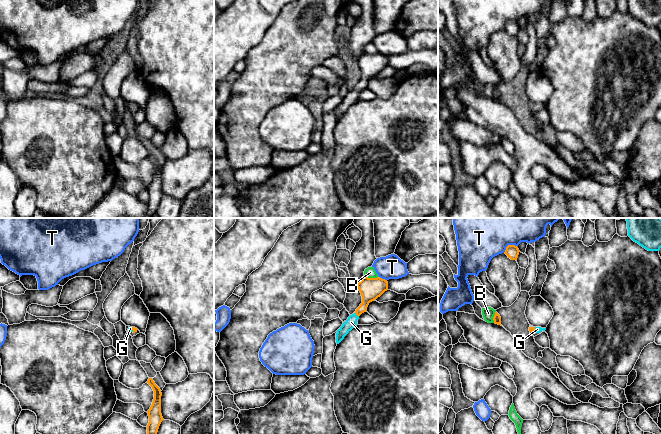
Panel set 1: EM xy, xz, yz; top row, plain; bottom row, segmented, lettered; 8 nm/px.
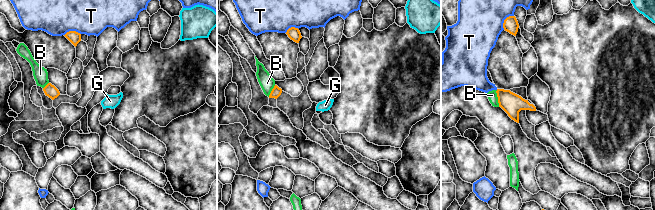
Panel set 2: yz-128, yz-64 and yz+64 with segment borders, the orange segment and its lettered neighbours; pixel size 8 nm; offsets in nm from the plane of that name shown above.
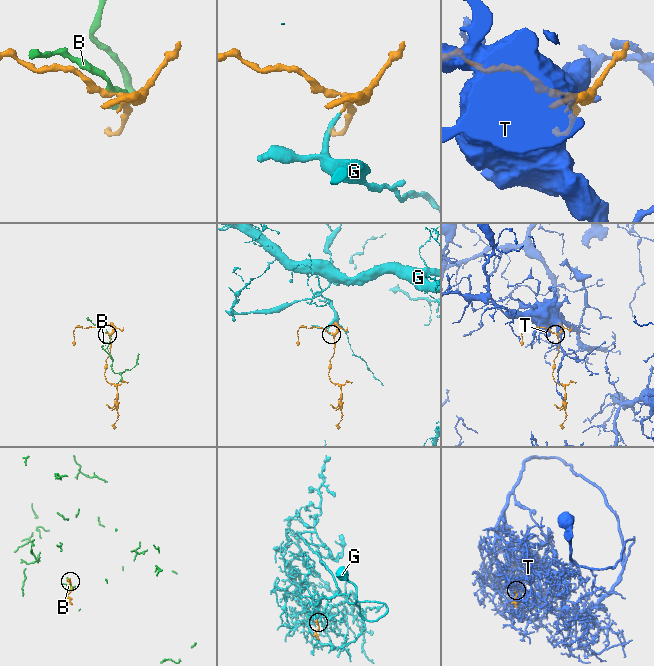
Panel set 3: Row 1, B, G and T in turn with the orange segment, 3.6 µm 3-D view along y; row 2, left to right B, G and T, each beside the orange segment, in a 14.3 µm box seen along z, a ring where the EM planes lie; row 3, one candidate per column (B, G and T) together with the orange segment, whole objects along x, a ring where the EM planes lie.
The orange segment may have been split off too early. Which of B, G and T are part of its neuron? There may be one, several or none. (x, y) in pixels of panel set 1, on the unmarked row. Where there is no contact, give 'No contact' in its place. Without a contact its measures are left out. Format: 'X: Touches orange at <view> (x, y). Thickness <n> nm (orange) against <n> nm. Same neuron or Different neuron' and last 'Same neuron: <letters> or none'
B: Touches orange at xz (371, 54). Thickness 180 nm (orange) against 90 nm. Different neuron
G: Touches orange at xz (356, 90). Thickness 180 nm (orange) against 90 nm. Same neuron
T: Touches orange at yz (509, 21). Thickness 110 nm (orange) against 320 nm. Different neuron
Same neuron: G

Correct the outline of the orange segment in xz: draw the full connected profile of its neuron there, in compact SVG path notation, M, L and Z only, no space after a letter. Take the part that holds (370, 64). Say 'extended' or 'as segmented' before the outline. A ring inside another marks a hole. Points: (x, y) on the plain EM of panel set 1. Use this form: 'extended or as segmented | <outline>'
extended | M363 53L357 60L357 63L362 72L362 79L356 85L355 89L350 91L348 95L342 100L336 109L336 119L339 120L344 113L357 102L357 96L359 92L367 87L367 83L370 78L376 76L385 67L388 66L388 58L380 53L368 54Z

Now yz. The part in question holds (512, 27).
as segmented | M508 21L505 26L505 30L510 34L511 36L517 36L519 31L519 25L515 21Z

